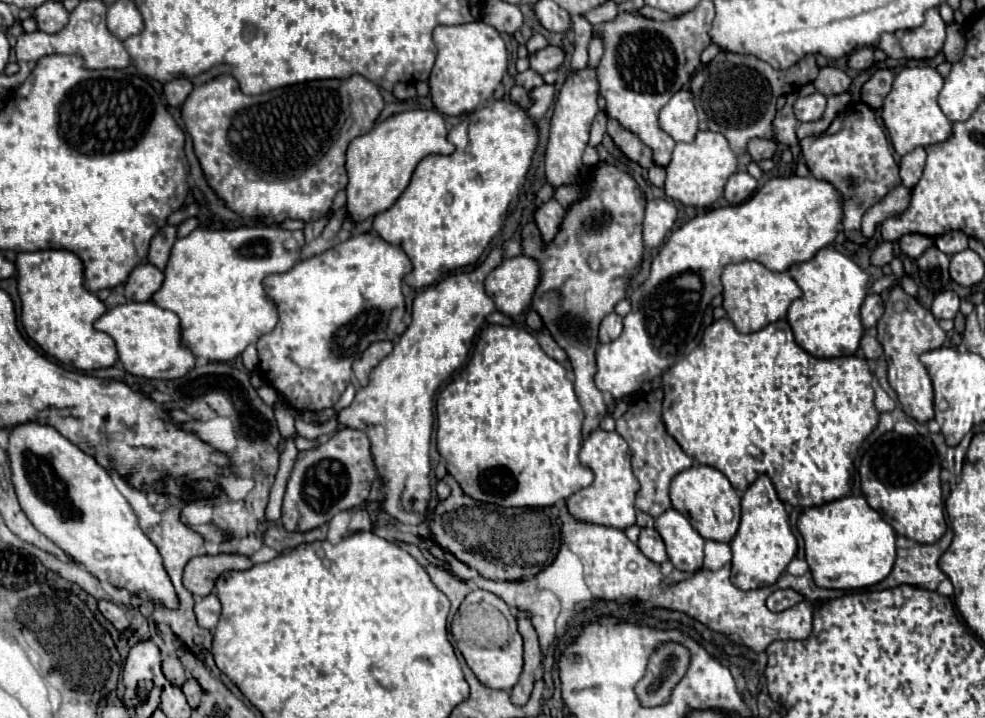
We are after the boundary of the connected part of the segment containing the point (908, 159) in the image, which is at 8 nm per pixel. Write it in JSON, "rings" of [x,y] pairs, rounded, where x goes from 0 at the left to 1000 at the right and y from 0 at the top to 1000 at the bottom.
{"rings":[[[929,206],[925,214],[917,217],[915,220],[915,251],[917,251],[917,259],[921,262],[927,262],[935,242],[937,242],[937,234],[939,234],[939,209],[937,206]]]}

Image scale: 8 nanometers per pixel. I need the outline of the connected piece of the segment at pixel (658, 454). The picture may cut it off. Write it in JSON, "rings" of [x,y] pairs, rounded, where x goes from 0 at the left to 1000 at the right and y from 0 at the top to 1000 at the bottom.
{"rings":[[[661,543],[655,554],[645,560],[639,568],[639,574],[635,574],[626,585],[626,602],[639,618],[643,657],[651,674],[651,682],[647,685],[645,705],[663,721],[667,721],[669,716],[673,716],[675,710],[681,708],[679,674],[681,674],[683,663],[687,663],[691,655],[697,655],[704,646],[704,641],[691,627],[691,621],[677,604],[677,599],[671,588],[671,557],[673,557],[673,546]]]}

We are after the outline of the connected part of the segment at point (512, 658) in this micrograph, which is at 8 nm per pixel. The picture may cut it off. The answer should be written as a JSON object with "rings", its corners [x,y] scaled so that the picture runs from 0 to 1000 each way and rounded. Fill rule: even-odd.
{"rings":[[[492,822],[478,825],[460,861],[458,883],[474,928],[480,933],[488,953],[505,961],[519,961],[525,953],[531,936],[531,894],[529,883],[525,880],[525,866],[509,833]]]}

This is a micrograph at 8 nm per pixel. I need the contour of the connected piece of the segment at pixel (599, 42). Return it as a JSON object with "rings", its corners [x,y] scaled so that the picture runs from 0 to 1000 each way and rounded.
{"rings":[[[606,50],[598,61],[598,92],[604,92],[612,78],[612,53]]]}

